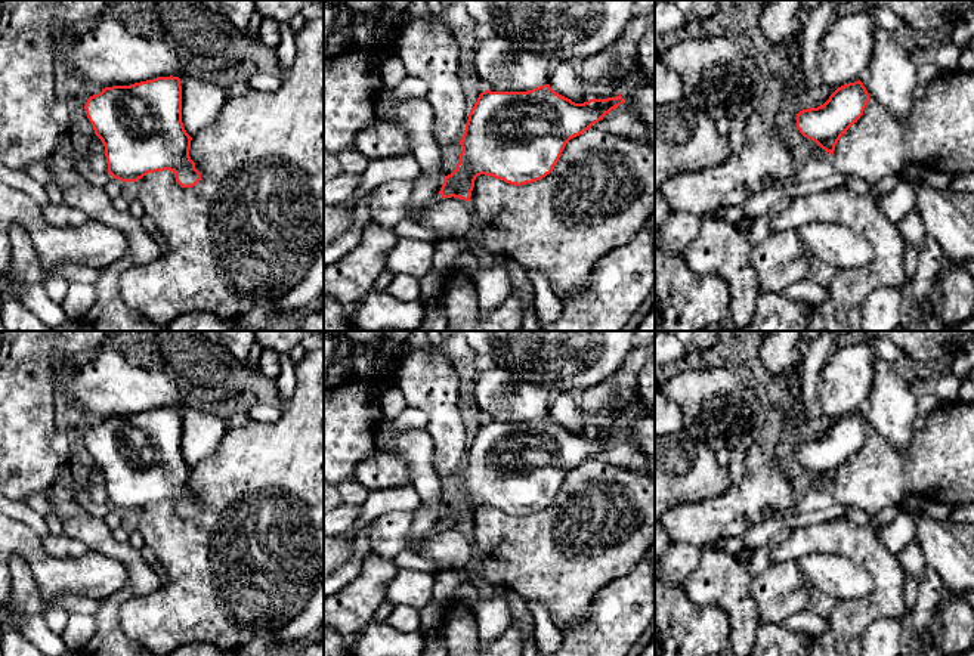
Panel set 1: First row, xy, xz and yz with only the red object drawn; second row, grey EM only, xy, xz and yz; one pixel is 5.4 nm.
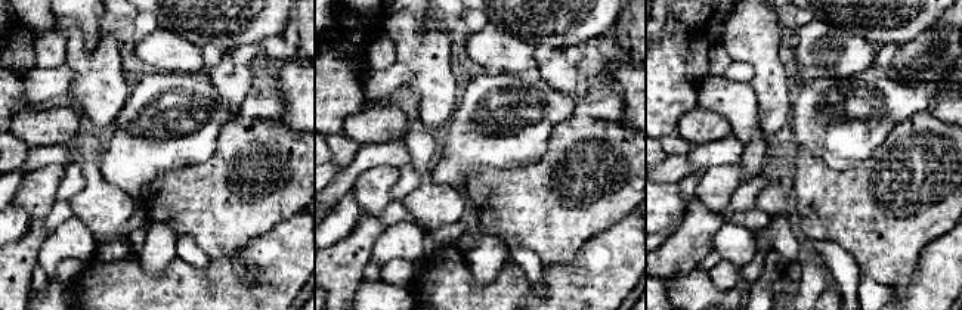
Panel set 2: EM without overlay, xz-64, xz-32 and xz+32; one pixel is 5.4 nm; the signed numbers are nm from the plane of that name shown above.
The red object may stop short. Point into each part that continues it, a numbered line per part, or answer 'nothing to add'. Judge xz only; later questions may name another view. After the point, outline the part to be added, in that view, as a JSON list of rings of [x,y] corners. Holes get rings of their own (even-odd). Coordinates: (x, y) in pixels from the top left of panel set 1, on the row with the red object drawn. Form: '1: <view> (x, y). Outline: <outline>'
1: xz (416, 213). Outline: [[[437,192],[435,194],[430,199],[427,199],[424,204],[415,207],[412,211],[408,213],[408,219],[411,219],[412,222],[418,223],[420,222],[420,216],[421,213],[430,207],[432,204],[435,204],[436,201],[439,201],[442,198],[442,195]]]

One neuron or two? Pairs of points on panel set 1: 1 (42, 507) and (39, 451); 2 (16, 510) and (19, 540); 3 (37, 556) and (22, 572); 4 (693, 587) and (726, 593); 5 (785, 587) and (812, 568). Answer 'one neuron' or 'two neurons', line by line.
1: two neurons
2: two neurons
3: two neurons
4: one neuron
5: two neurons

